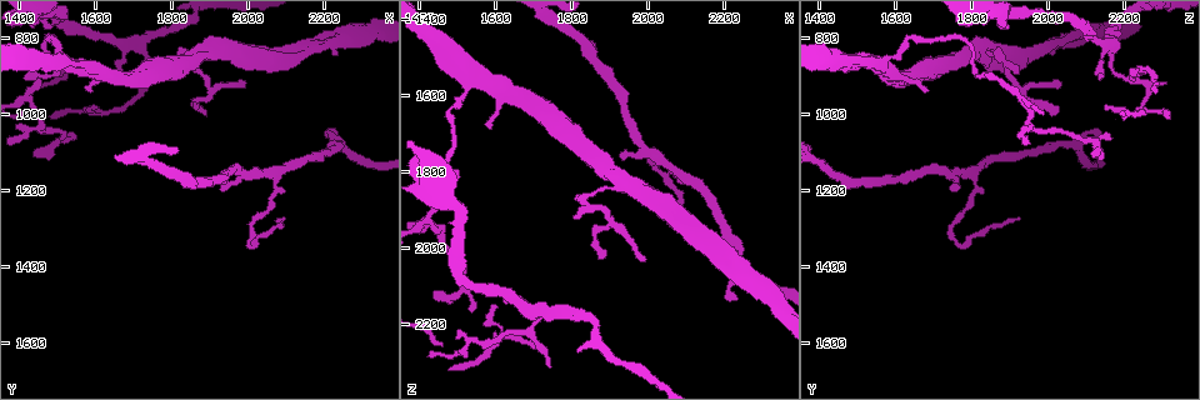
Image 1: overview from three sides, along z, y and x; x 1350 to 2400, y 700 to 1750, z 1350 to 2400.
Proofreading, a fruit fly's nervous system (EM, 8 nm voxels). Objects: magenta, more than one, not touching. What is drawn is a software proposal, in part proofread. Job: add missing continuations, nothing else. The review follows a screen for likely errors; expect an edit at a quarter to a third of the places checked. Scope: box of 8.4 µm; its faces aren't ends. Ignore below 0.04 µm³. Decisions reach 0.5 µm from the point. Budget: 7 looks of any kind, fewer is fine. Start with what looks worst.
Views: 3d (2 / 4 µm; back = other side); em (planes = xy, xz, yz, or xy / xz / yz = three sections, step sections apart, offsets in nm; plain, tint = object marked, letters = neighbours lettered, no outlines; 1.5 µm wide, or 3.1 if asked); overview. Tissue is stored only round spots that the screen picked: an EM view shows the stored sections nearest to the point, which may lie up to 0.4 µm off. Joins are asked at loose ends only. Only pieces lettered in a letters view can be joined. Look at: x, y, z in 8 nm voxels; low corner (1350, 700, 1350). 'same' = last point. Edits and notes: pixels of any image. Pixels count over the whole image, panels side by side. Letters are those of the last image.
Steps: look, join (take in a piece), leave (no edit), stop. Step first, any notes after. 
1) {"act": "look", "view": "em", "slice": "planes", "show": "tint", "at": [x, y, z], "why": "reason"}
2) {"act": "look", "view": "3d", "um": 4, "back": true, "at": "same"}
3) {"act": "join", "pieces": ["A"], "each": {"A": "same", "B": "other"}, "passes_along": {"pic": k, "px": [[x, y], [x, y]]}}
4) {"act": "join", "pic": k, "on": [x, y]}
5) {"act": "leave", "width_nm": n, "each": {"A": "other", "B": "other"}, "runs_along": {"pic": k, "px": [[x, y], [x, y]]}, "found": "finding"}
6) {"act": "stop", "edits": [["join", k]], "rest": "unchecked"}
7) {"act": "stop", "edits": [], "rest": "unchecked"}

{"act": "look", "view": "em", "slice": "planes", "show": "letters", "at": [2200, 1060, 2140], "why": "free end"}

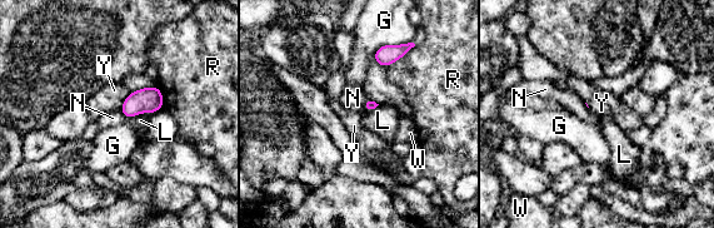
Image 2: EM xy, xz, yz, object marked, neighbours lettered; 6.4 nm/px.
{"act": "leave", "each": {"G": "other", "L": "other", "N": "other", "R": "other", "W": "other", "Y": "other"}, "border": {"pic": 2, "px": [[130, 93], [120, 109]]}, "found": "none of them fits"}

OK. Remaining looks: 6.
{"act": "look", "view": "em", "slice": "xy", "step": 4, "show": "tint", "at": [1620, 900, 2145], "why": "thin end"}

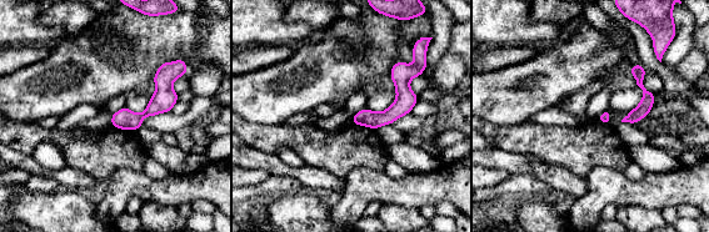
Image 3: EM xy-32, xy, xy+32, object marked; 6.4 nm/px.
{"act": "look", "view": "em", "slice": "planes", "show": "letters", "at": "same"}

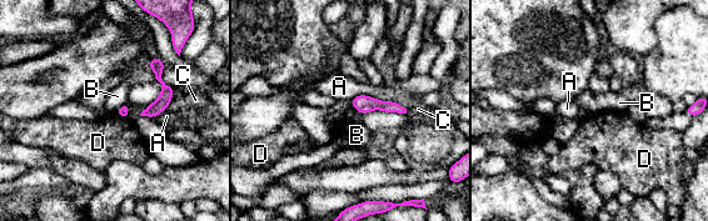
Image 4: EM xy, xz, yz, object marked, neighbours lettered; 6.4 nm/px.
{"act": "leave", "longest_contact_nm": ["A", 380], "each": {"A": "other", "B": "other", "C": "other", "D": "other"}, "runs_along": {"pic": 4, "px": [[354, 103], [385, 105], [402, 110]]}, "found": "no lettered piece goes on from it"}

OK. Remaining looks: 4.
{"act": "look", "view": "3d", "um": 2, "at": [2105, 1275, 1920], "why": "end of a long branch"}

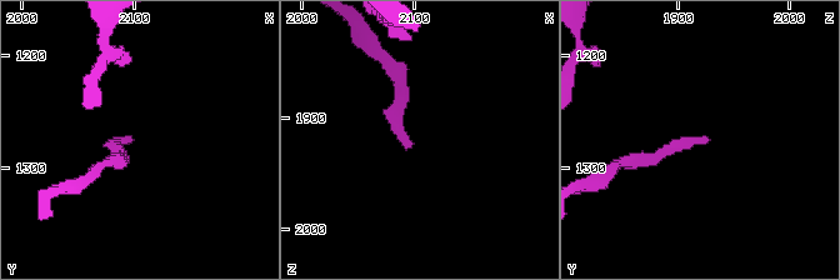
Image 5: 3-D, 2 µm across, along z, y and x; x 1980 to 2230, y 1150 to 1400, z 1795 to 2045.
{"act": "look", "view": "em", "slice": "planes", "show": "letters", "at": [2100, 1274, 1922]}

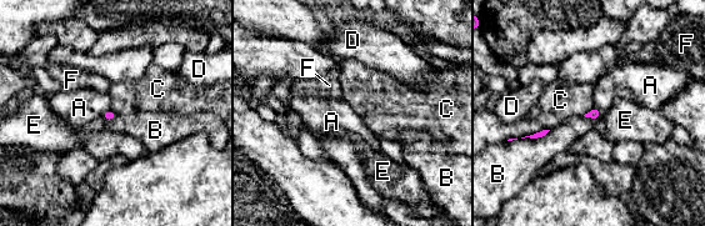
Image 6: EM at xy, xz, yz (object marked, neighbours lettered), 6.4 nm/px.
{"act": "leave", "width_nm": 70, "each": {"A": "other", "B": "other", "C": "other", "D": "other", "E": "other", "F": "other"}, "border": {"pic": 6, "px": [[549, 129], [520, 137]]}, "found": "none of them fits"}

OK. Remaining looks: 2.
{"act": "stop", "edits": [], "rest": "unchecked"}

